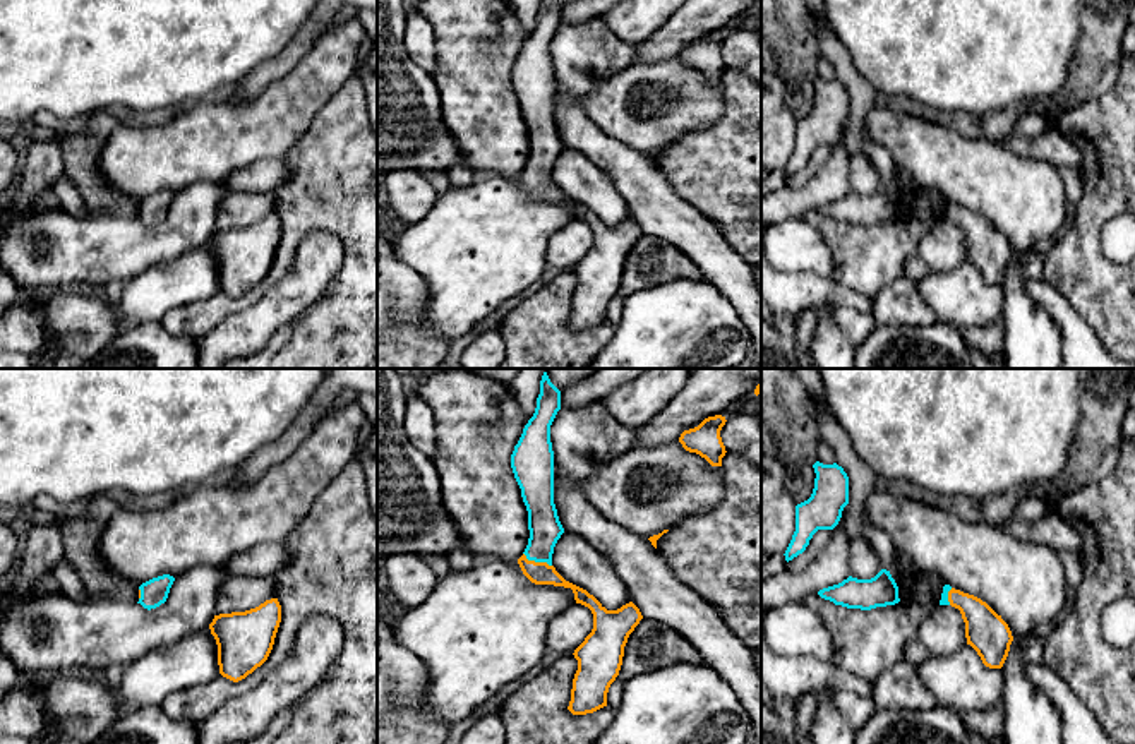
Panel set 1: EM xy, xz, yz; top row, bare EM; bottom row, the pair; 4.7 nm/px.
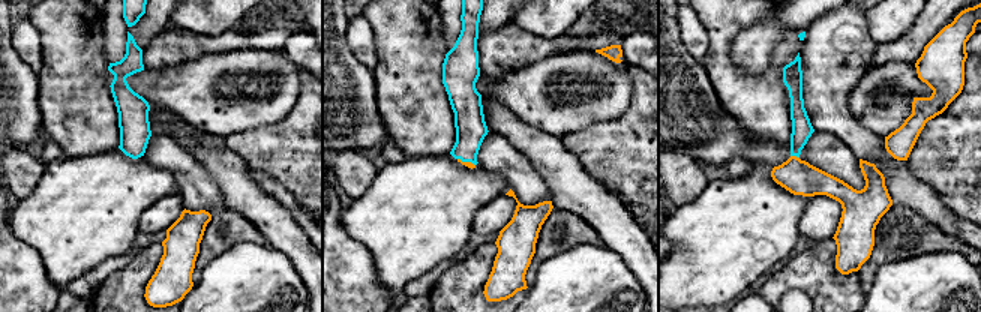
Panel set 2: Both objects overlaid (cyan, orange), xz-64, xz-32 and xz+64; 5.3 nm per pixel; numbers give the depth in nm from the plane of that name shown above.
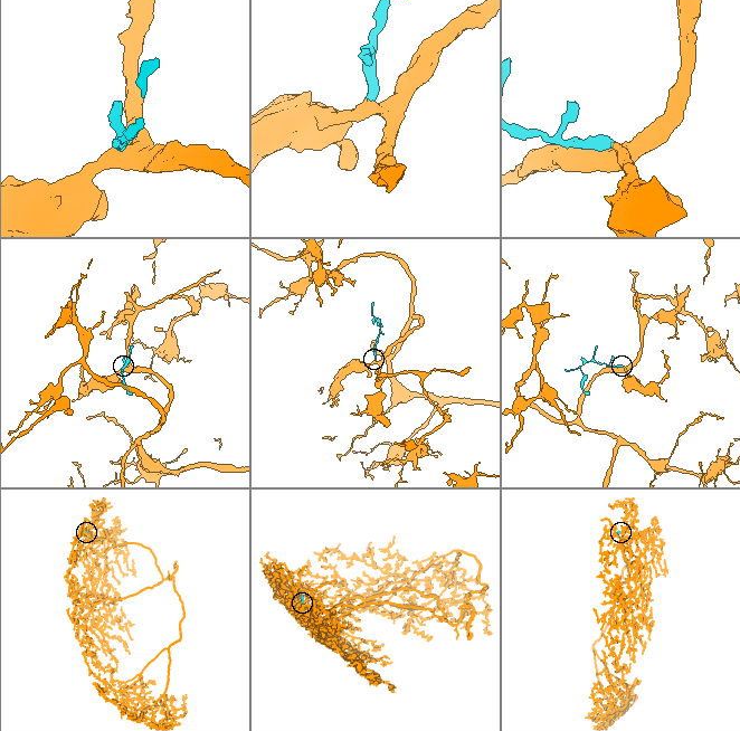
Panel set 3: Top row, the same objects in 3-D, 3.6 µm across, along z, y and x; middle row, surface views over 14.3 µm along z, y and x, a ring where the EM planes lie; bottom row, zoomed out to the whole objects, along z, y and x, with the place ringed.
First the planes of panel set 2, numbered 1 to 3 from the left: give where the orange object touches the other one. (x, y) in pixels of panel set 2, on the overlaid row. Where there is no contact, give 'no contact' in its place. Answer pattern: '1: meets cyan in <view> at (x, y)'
1: no contact
2: meets cyan in xz-32 at (467, 161)
3: meets cyan in xz+64 at (795, 155)

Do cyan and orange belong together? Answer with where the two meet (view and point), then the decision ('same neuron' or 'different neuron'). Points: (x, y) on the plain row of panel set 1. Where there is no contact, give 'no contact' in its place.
contact xz (537, 177); different neuron

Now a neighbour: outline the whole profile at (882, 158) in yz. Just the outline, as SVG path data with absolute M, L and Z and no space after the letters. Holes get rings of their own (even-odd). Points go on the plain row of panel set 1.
M866 127L862 129L862 153L869 158L869 161L880 173L883 185L888 185L897 178L898 165L893 154L881 144L874 142L869 137Z

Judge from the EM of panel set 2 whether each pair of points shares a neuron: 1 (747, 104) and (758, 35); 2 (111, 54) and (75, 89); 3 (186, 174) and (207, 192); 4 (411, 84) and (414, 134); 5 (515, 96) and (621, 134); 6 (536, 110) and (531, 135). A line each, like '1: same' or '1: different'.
1: different
2: different
3: same
4: same
5: different
6: different

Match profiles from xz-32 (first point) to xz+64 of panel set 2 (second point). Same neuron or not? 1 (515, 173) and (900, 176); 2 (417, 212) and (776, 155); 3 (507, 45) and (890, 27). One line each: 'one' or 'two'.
1: two
2: two
3: two

